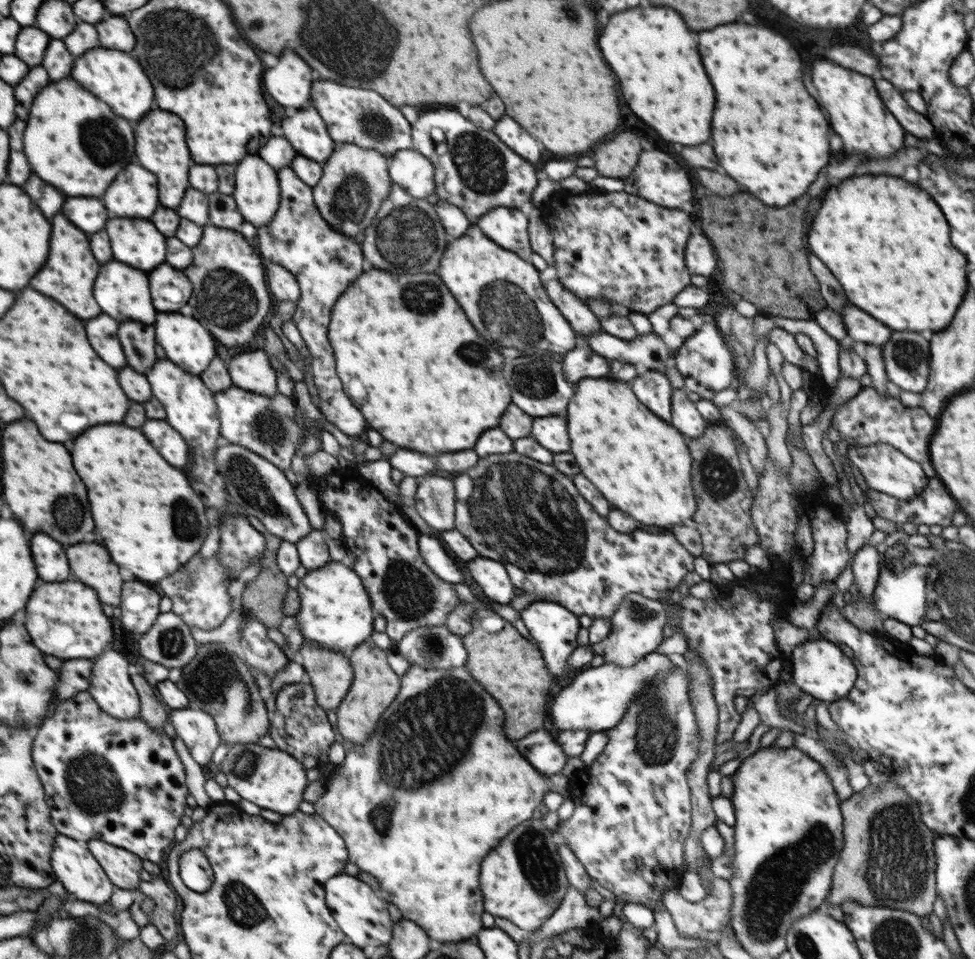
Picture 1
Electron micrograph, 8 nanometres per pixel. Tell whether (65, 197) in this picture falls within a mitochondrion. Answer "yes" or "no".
no

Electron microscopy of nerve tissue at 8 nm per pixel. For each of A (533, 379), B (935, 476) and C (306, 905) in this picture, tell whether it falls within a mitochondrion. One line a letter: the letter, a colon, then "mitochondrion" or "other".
A: mitochondrion
B: other
C: other

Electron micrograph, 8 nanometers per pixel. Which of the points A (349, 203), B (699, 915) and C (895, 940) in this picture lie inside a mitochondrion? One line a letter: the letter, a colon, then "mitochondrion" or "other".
A: mitochondrion
B: other
C: mitochondrion

